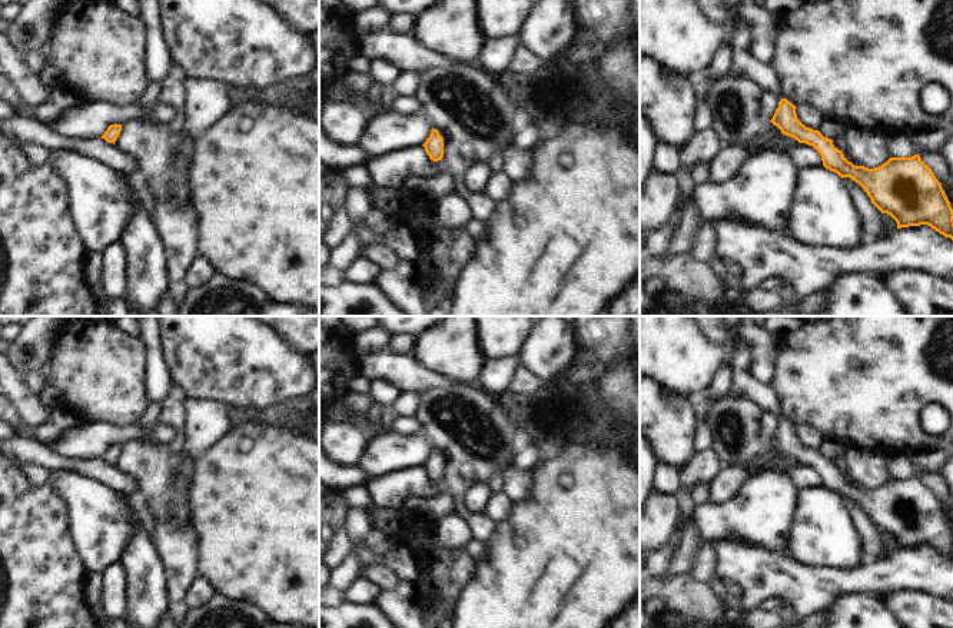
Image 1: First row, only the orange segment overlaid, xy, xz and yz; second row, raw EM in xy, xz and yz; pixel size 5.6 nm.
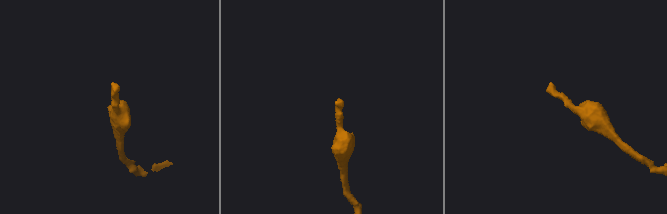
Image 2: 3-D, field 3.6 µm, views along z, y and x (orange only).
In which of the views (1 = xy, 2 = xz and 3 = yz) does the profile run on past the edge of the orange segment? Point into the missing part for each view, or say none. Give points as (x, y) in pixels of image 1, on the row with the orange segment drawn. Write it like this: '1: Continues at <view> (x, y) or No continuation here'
1: No continuation here
2: No continuation here
3: Continues at yz (744, 63)

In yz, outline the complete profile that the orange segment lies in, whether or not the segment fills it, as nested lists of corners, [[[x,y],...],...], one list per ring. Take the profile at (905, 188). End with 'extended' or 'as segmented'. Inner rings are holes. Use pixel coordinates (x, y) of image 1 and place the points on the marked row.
[[[737,19],[730,76],[743,76],[761,90],[770,90],[778,96],[778,107],[770,122],[783,134],[813,146],[820,153],[826,169],[841,179],[850,177],[859,183],[871,203],[896,220],[897,229],[927,225],[953,240],[953,209],[942,183],[919,154],[890,157],[874,169],[854,166],[833,144],[831,139],[824,137],[818,130],[806,127],[797,119],[796,106],[781,93],[777,73],[768,63],[751,54],[750,41],[750,29]]] | extended

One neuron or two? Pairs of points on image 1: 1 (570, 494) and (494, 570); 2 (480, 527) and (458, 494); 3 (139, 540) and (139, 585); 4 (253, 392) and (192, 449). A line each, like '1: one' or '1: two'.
1: one
2: one
3: one
4: two

